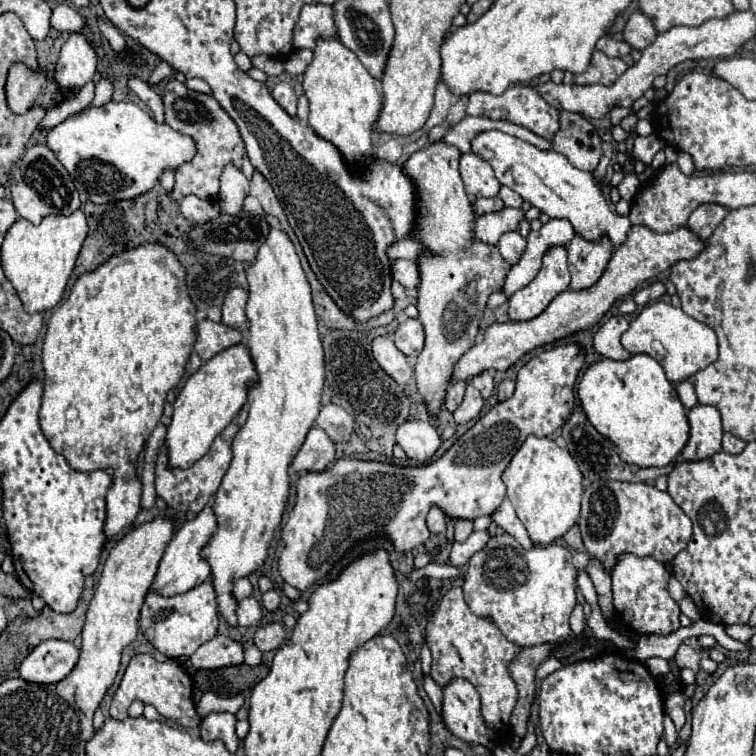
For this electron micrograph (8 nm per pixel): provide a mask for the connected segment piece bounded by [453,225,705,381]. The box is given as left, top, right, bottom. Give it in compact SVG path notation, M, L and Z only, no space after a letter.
M645 225L631 227L627 241L613 251L613 257L611 257L603 277L593 287L583 289L583 291L567 289L567 291L559 293L549 303L549 307L535 319L517 321L517 323L513 323L513 321L493 323L491 327L487 327L487 331L483 333L483 341L477 343L475 347L471 347L455 365L453 381L471 379L471 377L475 377L483 371L491 371L491 369L507 371L513 363L517 363L525 353L533 351L535 347L557 341L575 331L581 331L581 329L591 329L593 325L597 325L603 319L603 315L611 309L611 305L617 299L633 293L637 285L641 285L647 279L657 277L659 273L669 269L673 263L677 263L681 259L695 259L703 249L705 249L705 243L689 227L679 227L669 233L655 233Z

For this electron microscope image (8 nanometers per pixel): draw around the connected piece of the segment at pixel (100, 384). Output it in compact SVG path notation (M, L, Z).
M139 245L135 249L123 251L119 255L113 255L105 265L101 265L99 269L95 269L93 273L85 273L77 279L77 283L71 289L69 299L65 299L65 303L53 311L49 325L47 325L47 333L45 333L45 343L43 343L43 403L41 403L41 411L39 411L39 425L41 431L45 435L45 439L51 443L51 447L61 453L67 463L75 469L75 471L113 471L113 483L109 487L107 493L107 517L105 517L105 527L103 533L107 537L107 541L113 541L117 537L121 537L121 533L129 531L137 513L141 511L141 489L142 484L137 477L136 462L138 455L141 455L151 431L155 429L155 425L159 423L161 415L163 415L163 405L165 405L165 397L167 391L171 391L173 387L177 387L177 383L181 381L183 373L185 373L185 365L189 361L189 355L193 351L193 343L195 343L195 305L189 299L187 293L187 285L185 285L185 269L181 267L181 263L175 259L175 255L163 247L163 245Z

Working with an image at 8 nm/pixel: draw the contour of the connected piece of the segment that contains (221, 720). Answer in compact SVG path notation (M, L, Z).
M209 713L201 721L201 739L203 741L223 739L227 749L235 753L239 747L239 739L235 735L235 723L237 723L237 717L231 713Z

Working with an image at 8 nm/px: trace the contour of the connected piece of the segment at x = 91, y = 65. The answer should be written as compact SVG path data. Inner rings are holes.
M71 33L63 43L55 65L55 81L59 87L81 89L97 71L97 53L83 33Z

